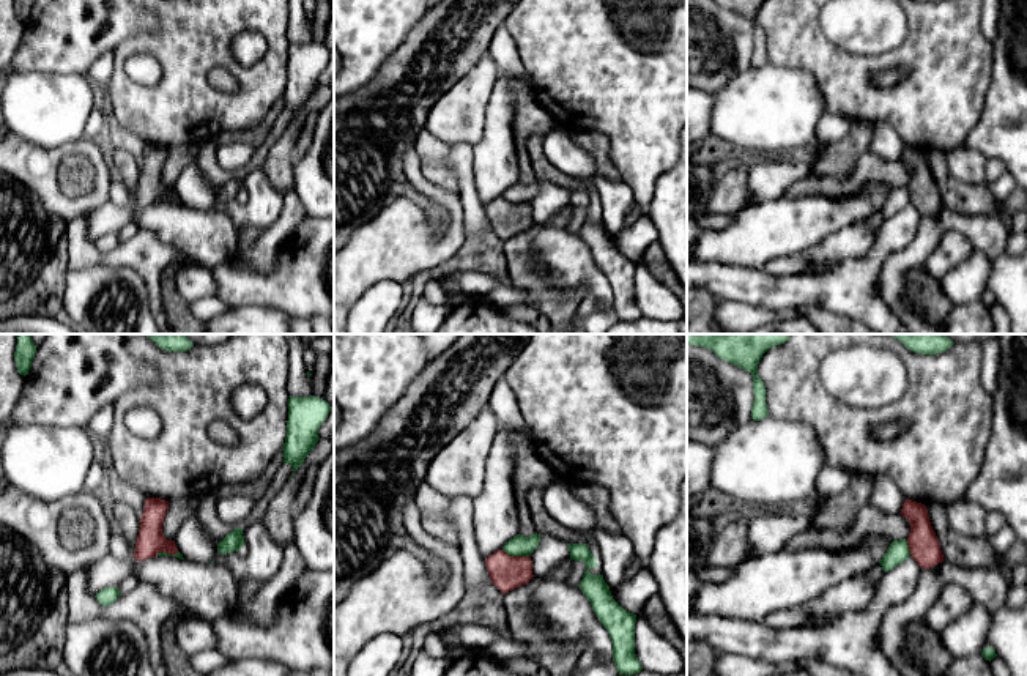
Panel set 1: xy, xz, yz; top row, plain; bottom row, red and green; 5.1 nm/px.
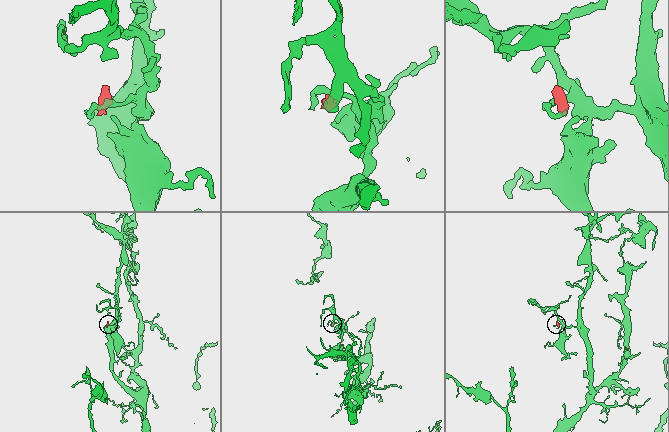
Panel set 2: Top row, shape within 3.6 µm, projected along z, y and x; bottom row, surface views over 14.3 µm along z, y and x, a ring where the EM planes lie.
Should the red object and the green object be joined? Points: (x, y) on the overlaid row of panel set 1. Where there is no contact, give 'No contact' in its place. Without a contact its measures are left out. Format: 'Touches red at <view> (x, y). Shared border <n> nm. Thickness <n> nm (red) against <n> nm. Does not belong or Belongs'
Touches red at xz (515, 557). Shared border 140 nm. Thickness 180 nm (red) against 100 nm. Does not belong

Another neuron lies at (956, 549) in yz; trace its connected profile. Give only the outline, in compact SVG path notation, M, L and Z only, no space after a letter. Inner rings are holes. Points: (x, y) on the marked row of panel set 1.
M931 503L926 504L926 511L944 559L970 567L999 567L1003 563L1003 556L992 550L989 539L972 539L953 531L947 520L945 506Z

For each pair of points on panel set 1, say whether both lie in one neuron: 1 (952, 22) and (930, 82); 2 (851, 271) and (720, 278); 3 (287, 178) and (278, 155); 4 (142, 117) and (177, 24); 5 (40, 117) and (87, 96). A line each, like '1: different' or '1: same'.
1: same
2: same
3: same
4: same
5: same

